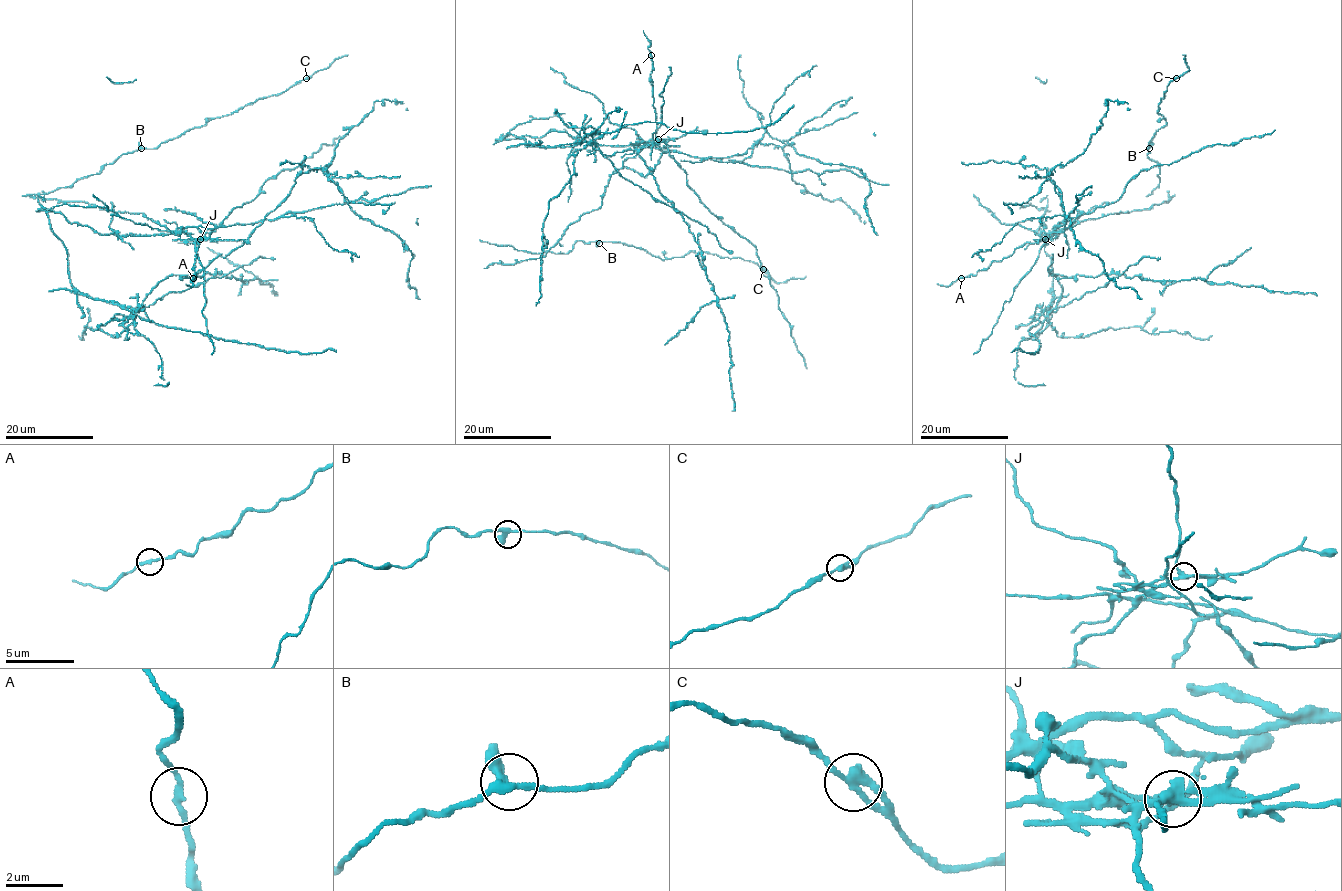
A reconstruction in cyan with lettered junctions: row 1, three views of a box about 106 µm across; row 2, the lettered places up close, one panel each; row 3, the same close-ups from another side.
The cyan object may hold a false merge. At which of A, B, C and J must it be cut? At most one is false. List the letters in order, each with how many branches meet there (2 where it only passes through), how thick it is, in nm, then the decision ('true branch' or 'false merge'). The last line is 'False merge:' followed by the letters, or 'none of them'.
A: 2 branches meet; 200 nm thick; true branch
B: 3 branches meet; 320 nm thick; true branch
C: 2 branches meet; 320 nm thick; true branch
J: 3 branches meet; 300 nm thick; false merge
False merge: J

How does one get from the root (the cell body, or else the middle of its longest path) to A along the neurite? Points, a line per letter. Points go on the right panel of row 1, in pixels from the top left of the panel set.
A: (1046, 235), (1052, 233), (1050, 239), (1024, 243), (1008, 257), (993, 261), (976, 275), (961, 278)

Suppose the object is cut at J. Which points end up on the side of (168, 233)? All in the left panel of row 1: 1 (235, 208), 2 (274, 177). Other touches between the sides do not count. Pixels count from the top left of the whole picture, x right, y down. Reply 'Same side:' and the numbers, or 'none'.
Same side: none

